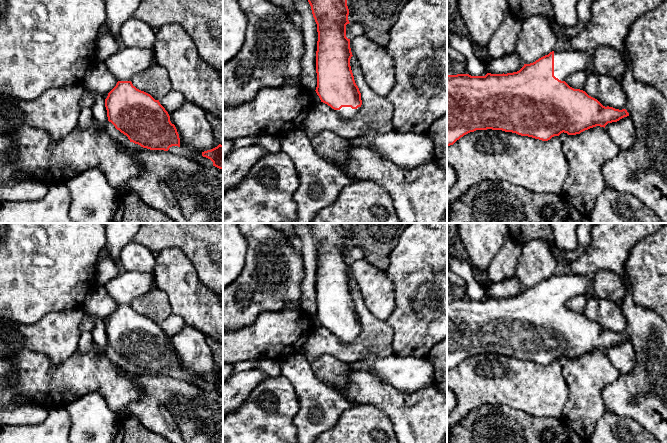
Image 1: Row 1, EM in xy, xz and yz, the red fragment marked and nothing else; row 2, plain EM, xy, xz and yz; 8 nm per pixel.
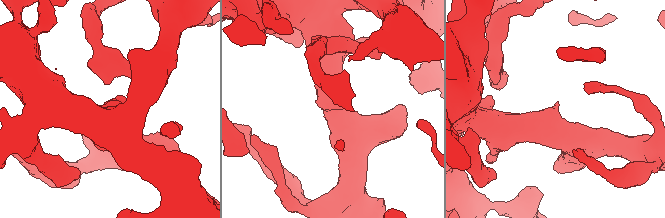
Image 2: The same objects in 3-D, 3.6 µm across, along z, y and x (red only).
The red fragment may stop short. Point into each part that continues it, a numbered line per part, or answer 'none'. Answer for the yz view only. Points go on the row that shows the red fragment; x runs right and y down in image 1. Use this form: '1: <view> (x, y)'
1: yz (566, 61)

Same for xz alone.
1: xz (347, 113)

